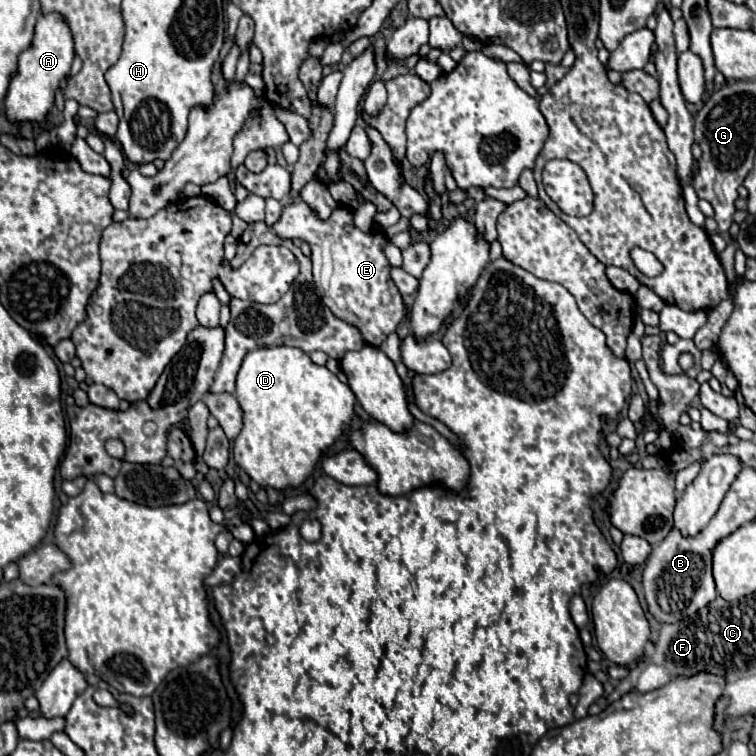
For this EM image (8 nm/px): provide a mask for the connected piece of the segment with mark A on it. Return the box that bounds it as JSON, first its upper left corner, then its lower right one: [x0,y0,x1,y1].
[5,15,75,123]

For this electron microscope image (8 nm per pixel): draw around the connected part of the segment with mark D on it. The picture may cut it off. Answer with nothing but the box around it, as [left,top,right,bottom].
[233,345,357,491]

